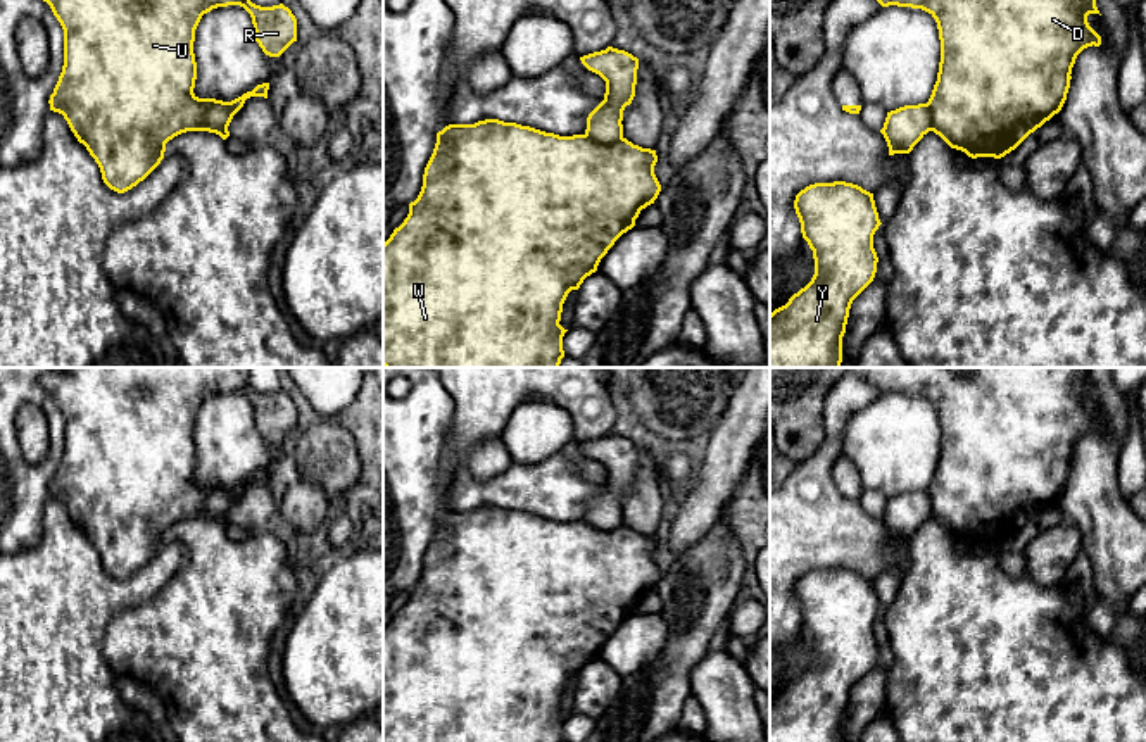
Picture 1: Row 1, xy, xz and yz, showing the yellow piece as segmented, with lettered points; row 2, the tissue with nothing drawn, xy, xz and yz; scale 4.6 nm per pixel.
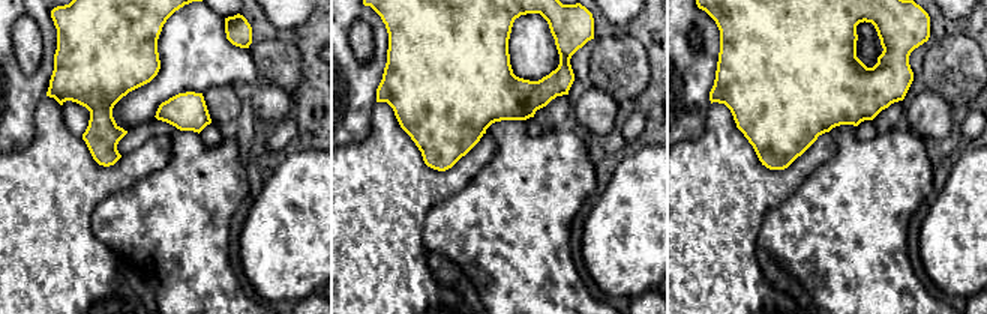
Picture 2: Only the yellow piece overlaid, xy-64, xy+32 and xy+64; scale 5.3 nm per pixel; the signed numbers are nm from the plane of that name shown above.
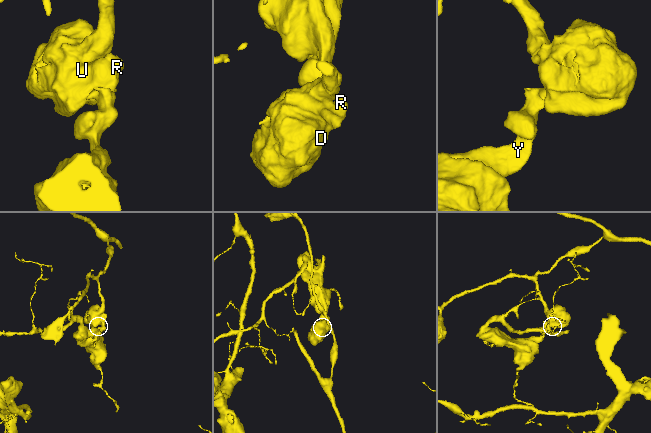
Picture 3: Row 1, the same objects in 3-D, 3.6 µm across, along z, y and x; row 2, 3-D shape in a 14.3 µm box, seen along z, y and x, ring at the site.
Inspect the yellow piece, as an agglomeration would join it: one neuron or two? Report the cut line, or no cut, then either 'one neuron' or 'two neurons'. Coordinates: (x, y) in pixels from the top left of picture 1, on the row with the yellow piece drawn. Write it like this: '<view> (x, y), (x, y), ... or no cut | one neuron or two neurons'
xy (233, 111), (226, 104), (211, 104), (199, 130) | two neurons

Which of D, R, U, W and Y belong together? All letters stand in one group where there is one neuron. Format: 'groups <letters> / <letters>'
groups D R U W / Y

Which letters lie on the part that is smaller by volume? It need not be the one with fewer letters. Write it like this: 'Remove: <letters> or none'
Remove: D, R, U, W

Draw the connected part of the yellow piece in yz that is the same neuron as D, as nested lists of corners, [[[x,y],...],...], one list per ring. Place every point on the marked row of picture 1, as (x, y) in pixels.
[[[877,0],[882,7],[897,5],[922,9],[929,12],[939,29],[941,62],[937,81],[927,102],[932,116],[932,131],[939,135],[951,148],[965,152],[968,157],[994,157],[1001,159],[1015,150],[1030,133],[1041,128],[1055,114],[1058,114],[1067,100],[1072,79],[1072,67],[1077,55],[1087,47],[1099,47],[1101,36],[1089,26],[1087,16],[1099,14],[1096,0]]]

